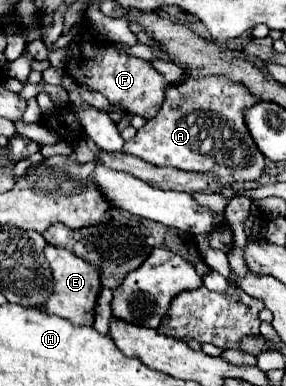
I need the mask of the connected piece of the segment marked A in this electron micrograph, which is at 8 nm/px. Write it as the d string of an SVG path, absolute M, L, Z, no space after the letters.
M226 74L220 76L186 76L180 84L172 84L164 92L164 104L158 110L158 114L148 120L138 134L126 142L124 152L134 154L154 166L172 166L186 172L202 172L216 176L222 184L234 184L234 182L252 182L258 180L264 172L264 154L252 140L248 128L246 128L246 110L254 104L262 102L258 96L254 96L244 84L232 82Z

